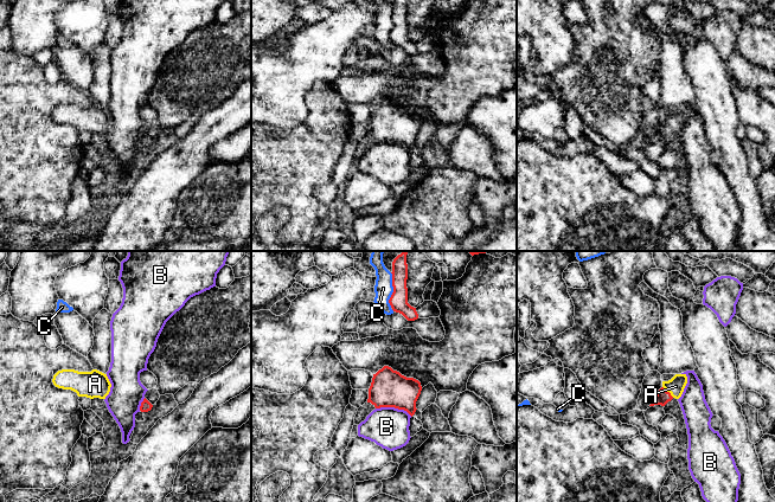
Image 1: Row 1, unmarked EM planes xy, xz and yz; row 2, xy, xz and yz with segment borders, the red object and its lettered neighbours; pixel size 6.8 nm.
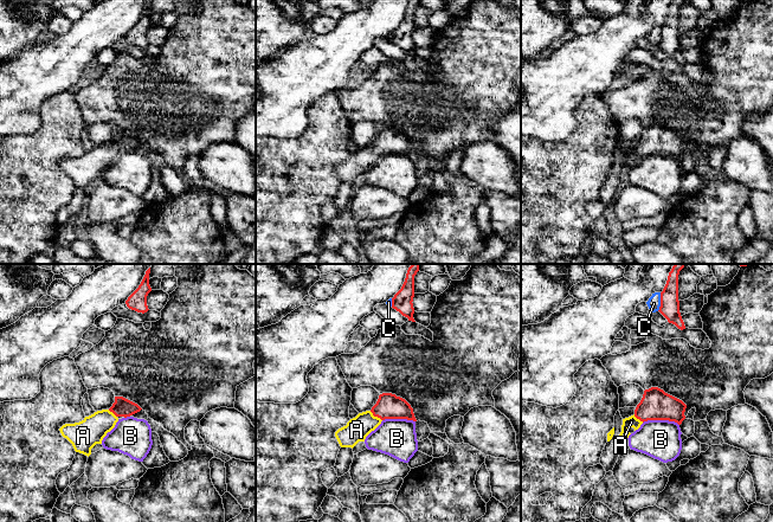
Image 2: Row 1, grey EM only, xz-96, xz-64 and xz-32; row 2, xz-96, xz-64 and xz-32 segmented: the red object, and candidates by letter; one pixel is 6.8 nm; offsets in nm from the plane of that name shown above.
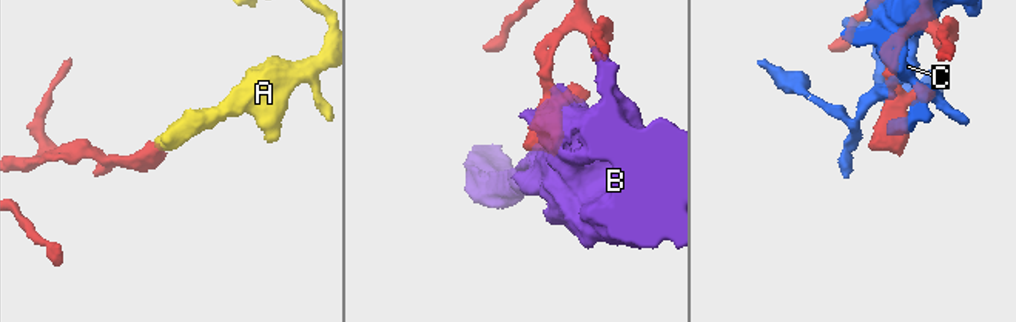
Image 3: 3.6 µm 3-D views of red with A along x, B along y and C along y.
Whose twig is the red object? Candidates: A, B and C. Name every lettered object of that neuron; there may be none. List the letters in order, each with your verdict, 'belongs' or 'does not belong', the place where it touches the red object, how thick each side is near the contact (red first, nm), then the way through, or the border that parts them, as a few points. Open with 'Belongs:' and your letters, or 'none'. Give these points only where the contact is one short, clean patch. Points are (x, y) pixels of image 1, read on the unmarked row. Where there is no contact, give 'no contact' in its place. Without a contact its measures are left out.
Belongs: A
A: belongs | yz (668, 127) | 100/120 nm | across yz (663, 132), (668, 127), (676, 121)
B: does not belong | xz (394, 141) | 260/280 nm | along xz (376, 142), (403, 143), (411, 150)
C: does not belong | xz (394, 25) | 130/120 nm

